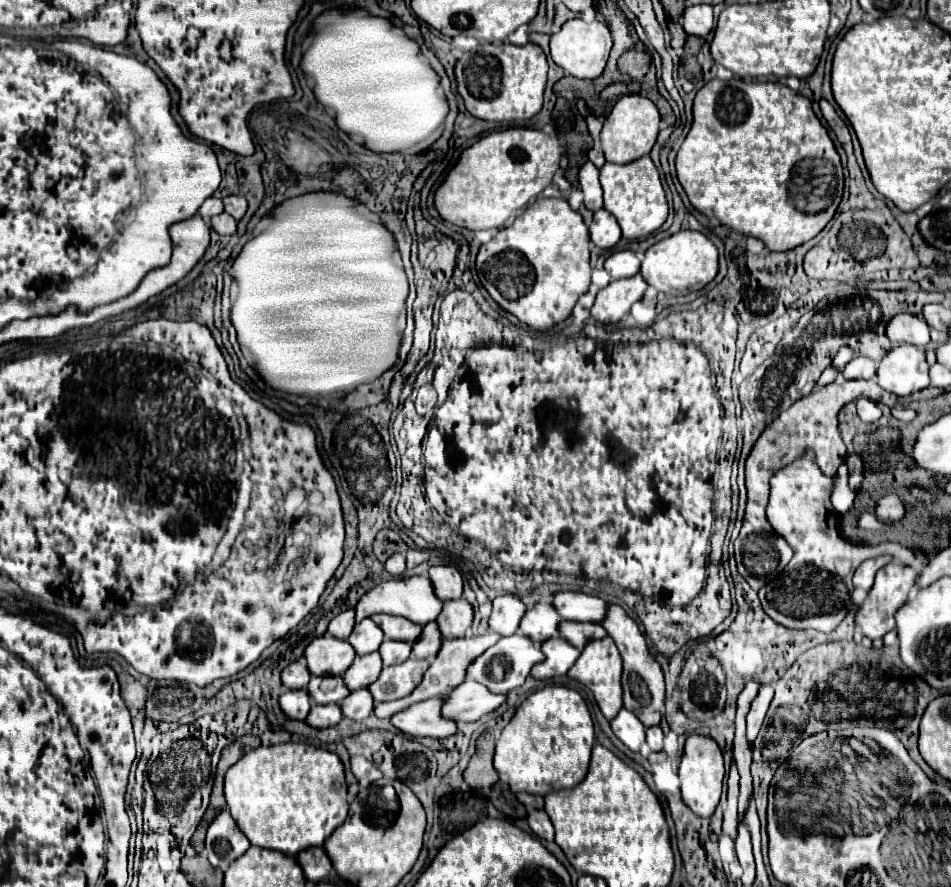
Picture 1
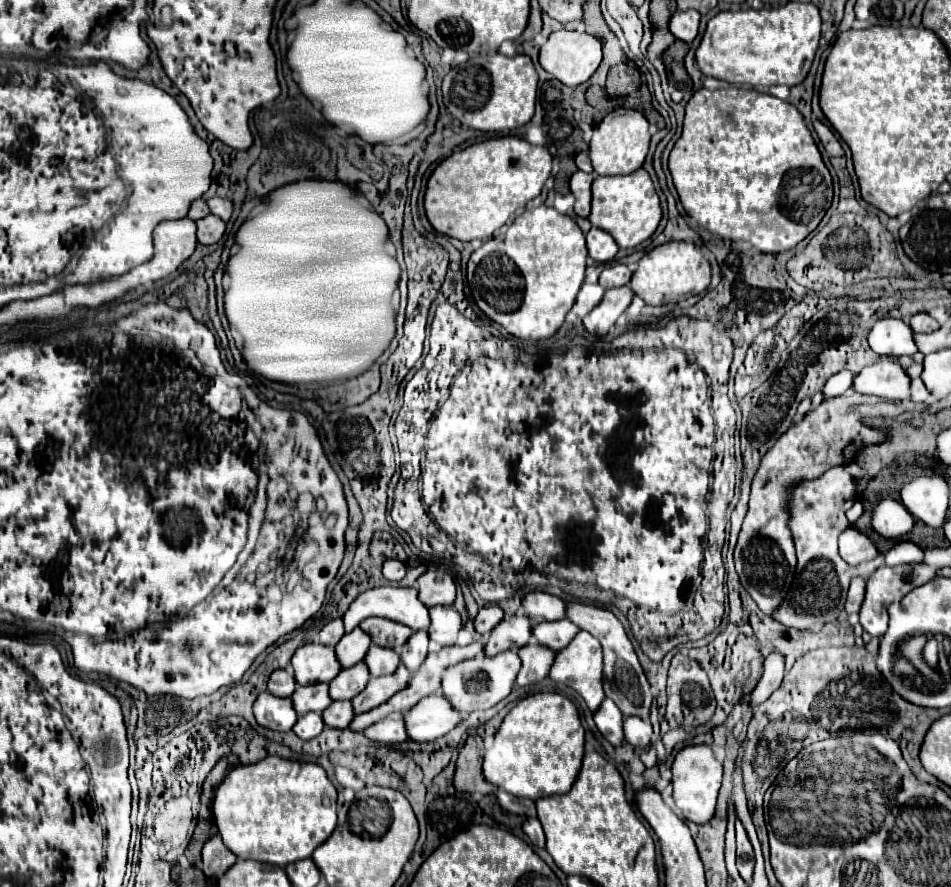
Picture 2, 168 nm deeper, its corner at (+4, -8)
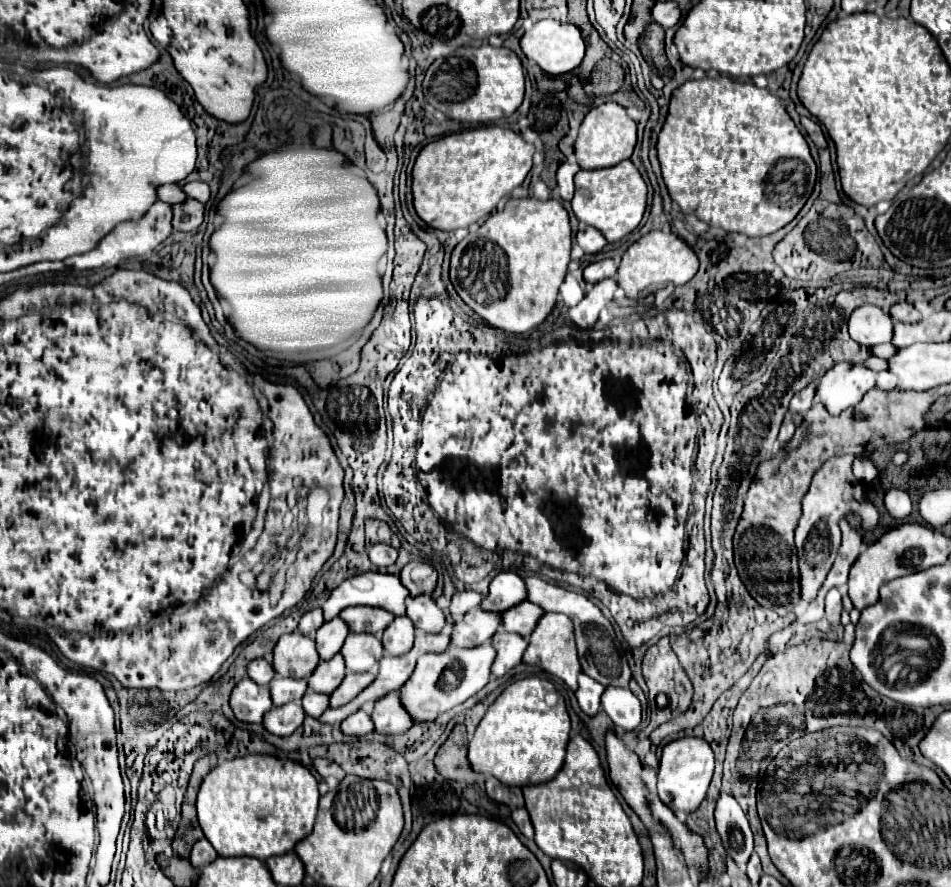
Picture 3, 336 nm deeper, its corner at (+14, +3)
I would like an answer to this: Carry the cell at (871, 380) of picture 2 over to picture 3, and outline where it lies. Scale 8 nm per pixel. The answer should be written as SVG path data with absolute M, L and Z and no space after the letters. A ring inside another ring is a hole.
M839 362L821 376L813 400L823 404L825 410L833 416L841 414L849 406L859 404L865 392L873 386L875 372L867 370L863 364Z

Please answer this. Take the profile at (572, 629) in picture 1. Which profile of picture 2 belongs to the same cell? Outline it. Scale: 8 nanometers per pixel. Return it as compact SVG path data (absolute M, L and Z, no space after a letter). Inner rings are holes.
M563 619L563 621L535 625L533 639L539 645L547 645L553 651L561 651L571 643L571 637L575 637L577 633L579 633L579 627L573 625L569 619Z

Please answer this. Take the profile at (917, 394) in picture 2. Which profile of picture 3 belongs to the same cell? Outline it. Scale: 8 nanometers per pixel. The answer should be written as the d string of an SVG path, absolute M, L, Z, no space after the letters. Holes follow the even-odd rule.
M880 371L876 377L876 388L881 390L893 390L896 388L897 378L888 371Z

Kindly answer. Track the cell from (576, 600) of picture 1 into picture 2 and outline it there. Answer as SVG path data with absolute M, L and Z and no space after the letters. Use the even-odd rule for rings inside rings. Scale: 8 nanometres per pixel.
M529 593L523 601L523 609L527 617L531 617L533 623L543 623L543 621L559 621L567 613L567 601L561 597L549 595L549 593Z

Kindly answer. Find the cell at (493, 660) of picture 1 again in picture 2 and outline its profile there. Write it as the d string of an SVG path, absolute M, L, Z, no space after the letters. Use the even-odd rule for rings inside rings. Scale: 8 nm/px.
M503 651L493 657L479 655L479 657L461 661L457 665L451 665L445 669L443 693L447 699L451 699L451 705L457 705L459 713L463 713L463 715L469 715L479 709L489 709L511 693L511 687L517 679L519 669L521 669L521 659L515 651Z

